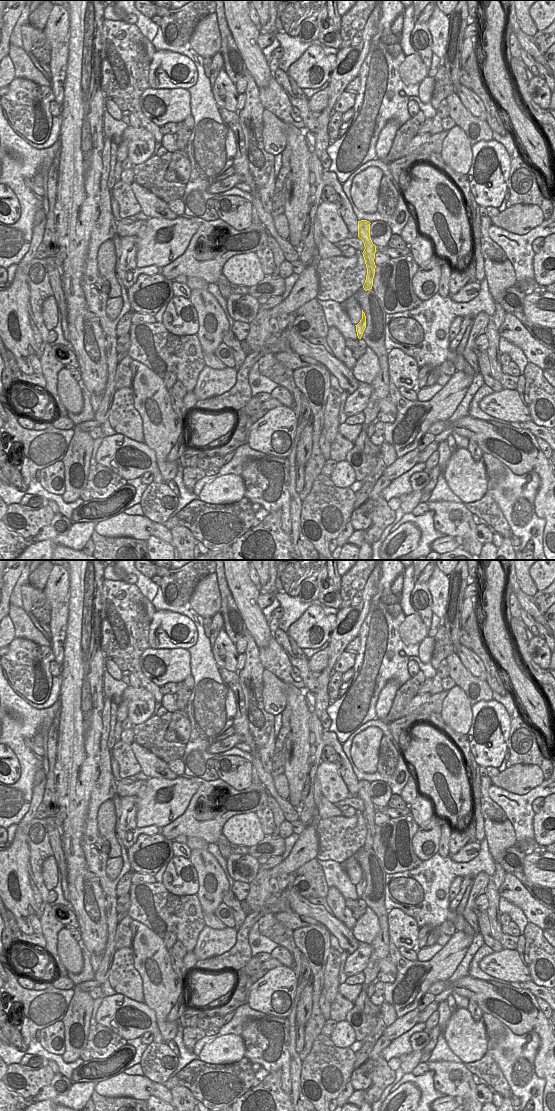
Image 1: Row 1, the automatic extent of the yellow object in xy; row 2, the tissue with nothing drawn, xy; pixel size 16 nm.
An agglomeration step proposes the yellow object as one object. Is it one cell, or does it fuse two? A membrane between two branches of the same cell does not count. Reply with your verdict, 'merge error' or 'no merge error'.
merge error

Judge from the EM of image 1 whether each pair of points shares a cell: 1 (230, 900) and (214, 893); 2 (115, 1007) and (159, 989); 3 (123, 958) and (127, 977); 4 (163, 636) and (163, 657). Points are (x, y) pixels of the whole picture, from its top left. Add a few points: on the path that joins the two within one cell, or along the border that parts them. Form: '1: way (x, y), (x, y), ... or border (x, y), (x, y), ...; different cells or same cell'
1: border (228, 889), (221, 900); different cells
2: border (144, 1002), (154, 1011), (157, 1022); different cells
3: way (123, 963), (123, 972); same cell
4: border (150, 646), (153, 648), (186, 649); different cells

